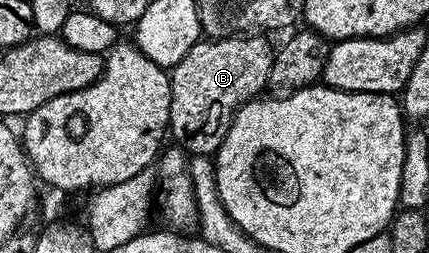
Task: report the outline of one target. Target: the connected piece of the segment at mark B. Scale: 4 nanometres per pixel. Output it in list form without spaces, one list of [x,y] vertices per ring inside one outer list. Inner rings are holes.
[[[241,34],[227,36],[221,40],[200,38],[195,41],[182,62],[175,64],[170,70],[172,97],[170,98],[170,118],[168,126],[170,136],[177,145],[188,153],[189,157],[211,157],[222,146],[226,134],[230,130],[233,118],[236,117],[240,105],[248,100],[257,99],[263,88],[269,87],[270,66],[274,55],[273,45],[268,45],[264,34]]]

